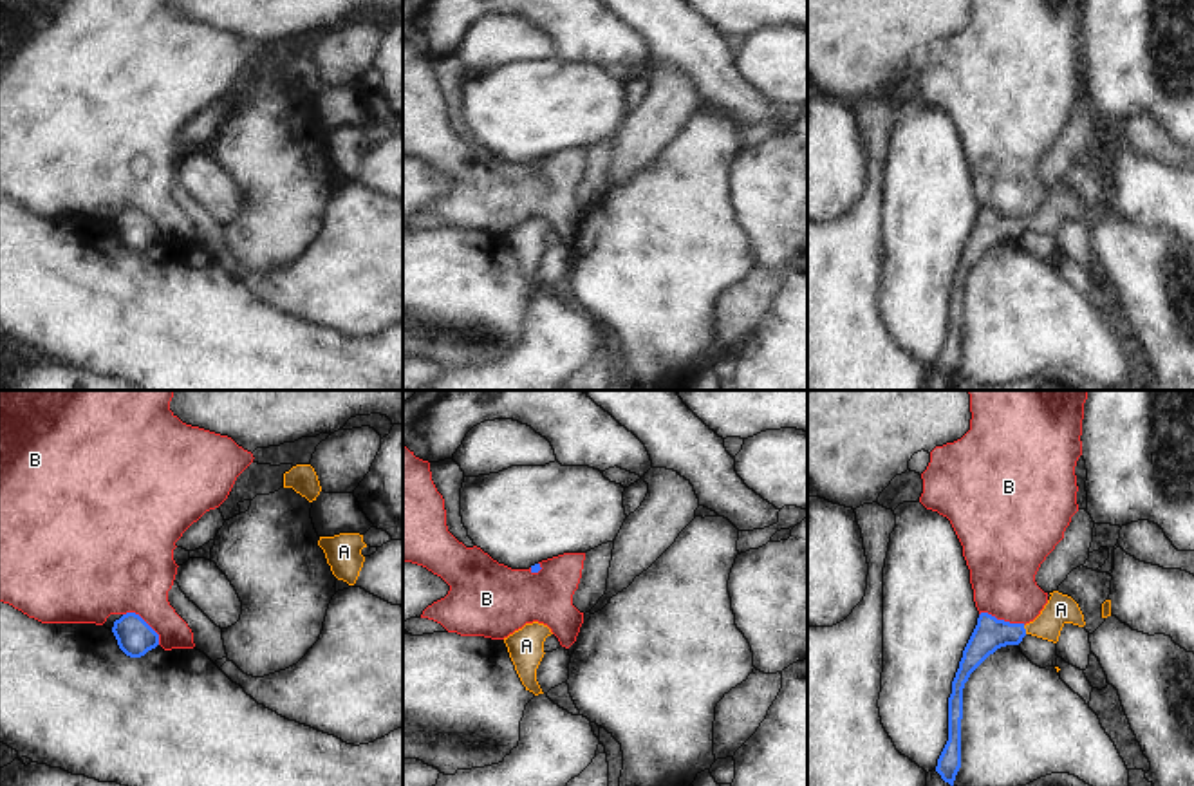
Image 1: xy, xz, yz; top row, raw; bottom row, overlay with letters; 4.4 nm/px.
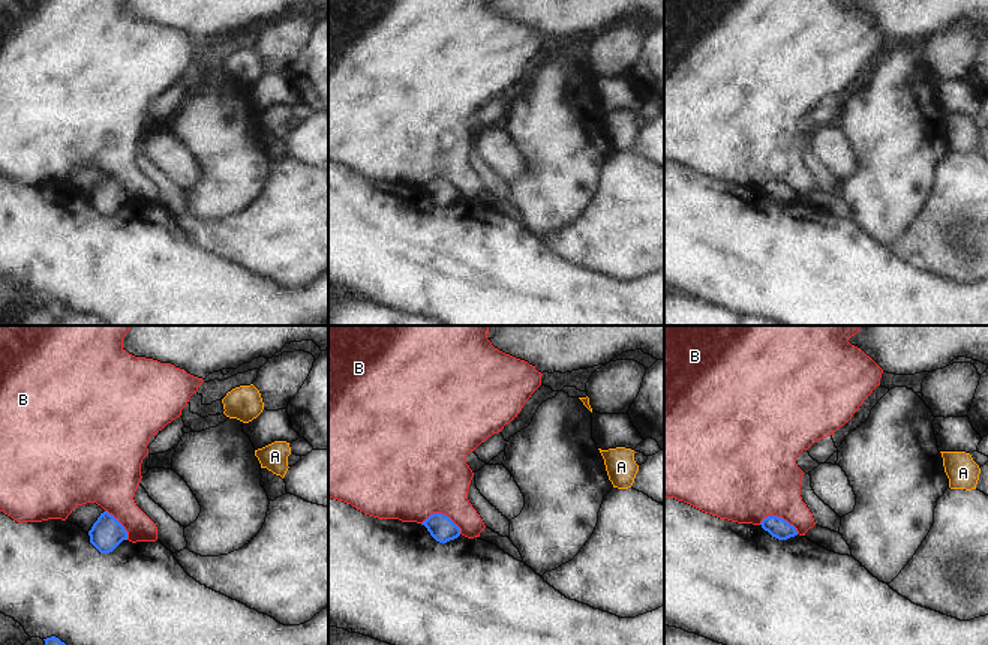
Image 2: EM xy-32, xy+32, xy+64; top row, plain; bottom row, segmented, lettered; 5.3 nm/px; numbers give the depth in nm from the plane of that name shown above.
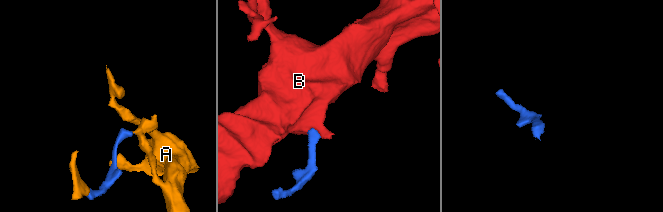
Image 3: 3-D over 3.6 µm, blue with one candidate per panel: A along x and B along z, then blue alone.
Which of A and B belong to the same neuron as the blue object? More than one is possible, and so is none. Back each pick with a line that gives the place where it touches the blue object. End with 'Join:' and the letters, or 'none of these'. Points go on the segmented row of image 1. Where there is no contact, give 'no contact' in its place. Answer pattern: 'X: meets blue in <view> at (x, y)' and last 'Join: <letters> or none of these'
A: meets blue in yz at (1025, 629)
Join: A

